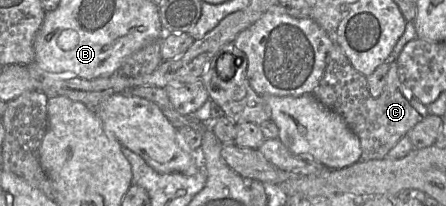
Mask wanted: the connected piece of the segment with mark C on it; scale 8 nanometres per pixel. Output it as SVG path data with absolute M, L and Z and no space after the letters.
M335 41L326 58L326 68L319 85L312 92L327 108L335 111L360 139L361 160L387 157L391 148L430 113L428 107L406 91L399 79L396 61L389 59L387 81L380 96L373 97L366 76L351 65L341 46Z

